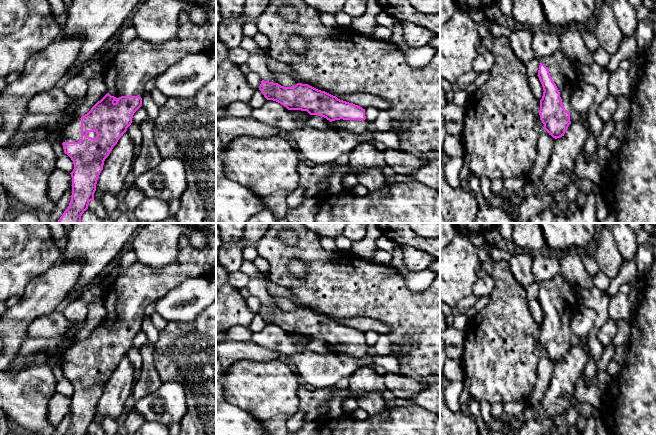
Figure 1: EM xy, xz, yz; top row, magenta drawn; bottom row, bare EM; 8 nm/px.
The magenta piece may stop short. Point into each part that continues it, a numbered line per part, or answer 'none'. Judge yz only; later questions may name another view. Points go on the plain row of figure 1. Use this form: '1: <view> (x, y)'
1: yz (562, 293)

